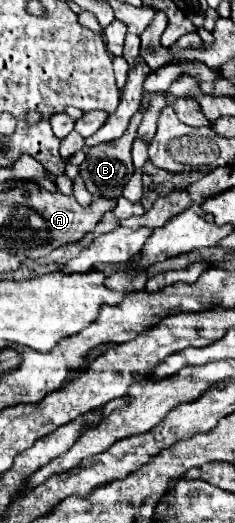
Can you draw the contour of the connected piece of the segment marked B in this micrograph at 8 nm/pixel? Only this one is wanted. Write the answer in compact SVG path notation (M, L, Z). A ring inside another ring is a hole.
M138 110L130 124L128 124L128 130L124 132L122 138L110 142L110 144L98 144L98 146L92 146L90 152L86 154L86 160L80 164L80 178L84 180L88 192L94 196L94 198L118 198L122 196L122 190L124 190L124 184L128 184L128 176L132 176L134 172L134 166L132 166L132 156L130 156L130 148L132 148L132 142L134 142L134 136L136 136L136 130L138 130L138 124L142 122L144 118L144 110Z

